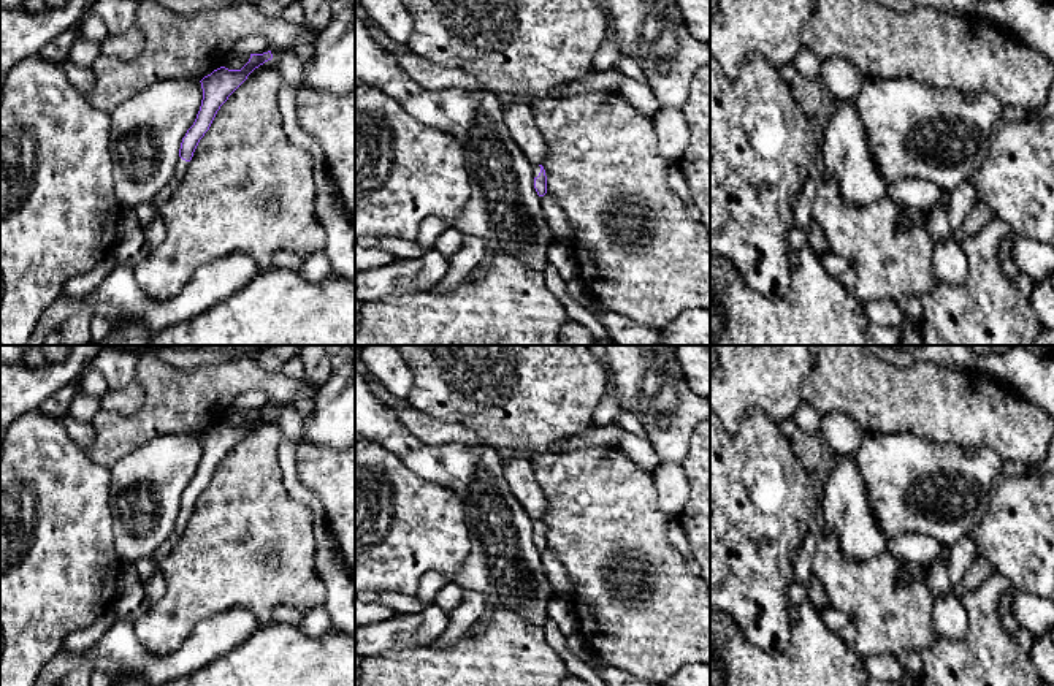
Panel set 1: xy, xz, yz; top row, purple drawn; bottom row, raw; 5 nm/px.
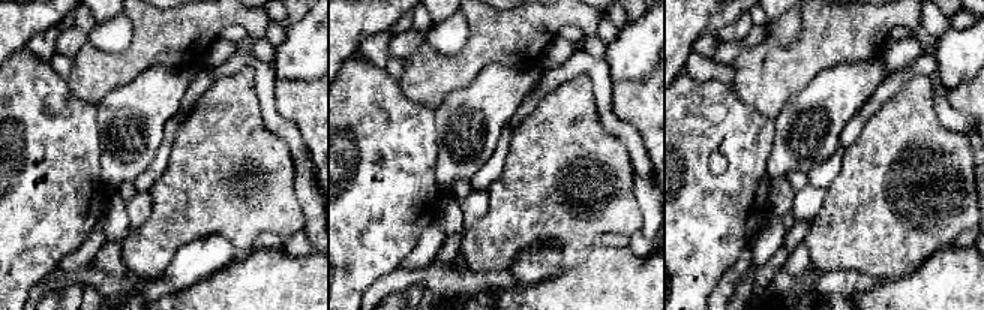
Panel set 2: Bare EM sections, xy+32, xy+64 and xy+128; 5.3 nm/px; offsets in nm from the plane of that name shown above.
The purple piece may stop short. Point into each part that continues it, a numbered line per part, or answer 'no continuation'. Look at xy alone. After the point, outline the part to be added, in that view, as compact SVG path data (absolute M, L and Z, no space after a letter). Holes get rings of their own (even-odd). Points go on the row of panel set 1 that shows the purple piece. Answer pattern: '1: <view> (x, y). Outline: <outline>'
1: xy (168, 190). Outline: M179 157L173 177L151 201L155 208L160 208L163 203L166 203L176 193L185 171L187 171L187 166L189 166L189 162L185 162Z

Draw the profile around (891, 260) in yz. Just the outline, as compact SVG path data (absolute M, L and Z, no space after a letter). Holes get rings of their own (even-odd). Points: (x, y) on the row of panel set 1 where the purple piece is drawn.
M826 174L816 187L812 217L823 228L831 250L851 263L857 276L854 295L862 303L881 299L897 303L903 296L927 293L938 284L934 271L937 242L929 231L929 219L922 217L903 227L900 217L905 212L907 208L888 195L872 204L850 204L842 196L838 182Z

